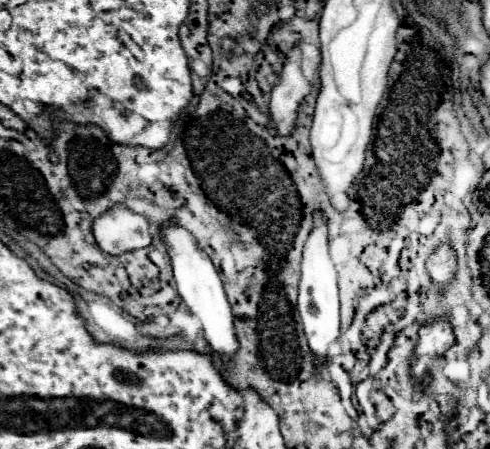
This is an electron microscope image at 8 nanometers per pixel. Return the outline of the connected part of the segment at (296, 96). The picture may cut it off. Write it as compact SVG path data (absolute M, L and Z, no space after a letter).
M299 47L291 49L287 63L281 71L281 79L271 93L269 111L281 135L287 135L293 131L295 119L297 119L297 107L303 101L303 97L311 91L311 83L303 77L299 69L299 55L301 55Z

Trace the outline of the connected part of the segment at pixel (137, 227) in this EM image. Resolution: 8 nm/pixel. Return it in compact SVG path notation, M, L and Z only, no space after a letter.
M115 205L93 221L95 243L109 255L123 255L149 247L151 235L147 217L133 213L125 205Z

